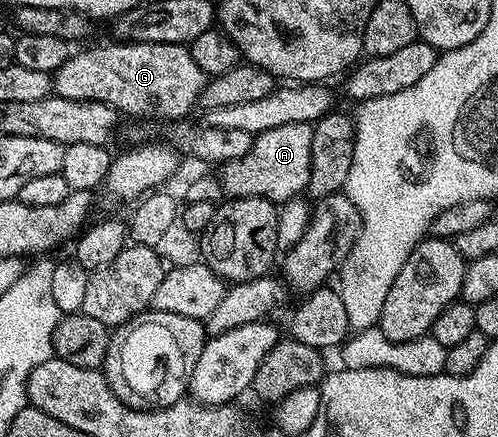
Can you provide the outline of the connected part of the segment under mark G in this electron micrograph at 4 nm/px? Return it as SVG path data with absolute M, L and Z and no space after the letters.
M126 41L116 45L96 45L93 49L73 52L62 67L52 74L52 93L62 99L97 101L106 103L117 114L129 113L132 117L153 117L156 121L175 123L189 116L192 108L200 105L200 96L206 84L206 74L198 63L194 63L192 50L188 45L174 43L146 43Z

